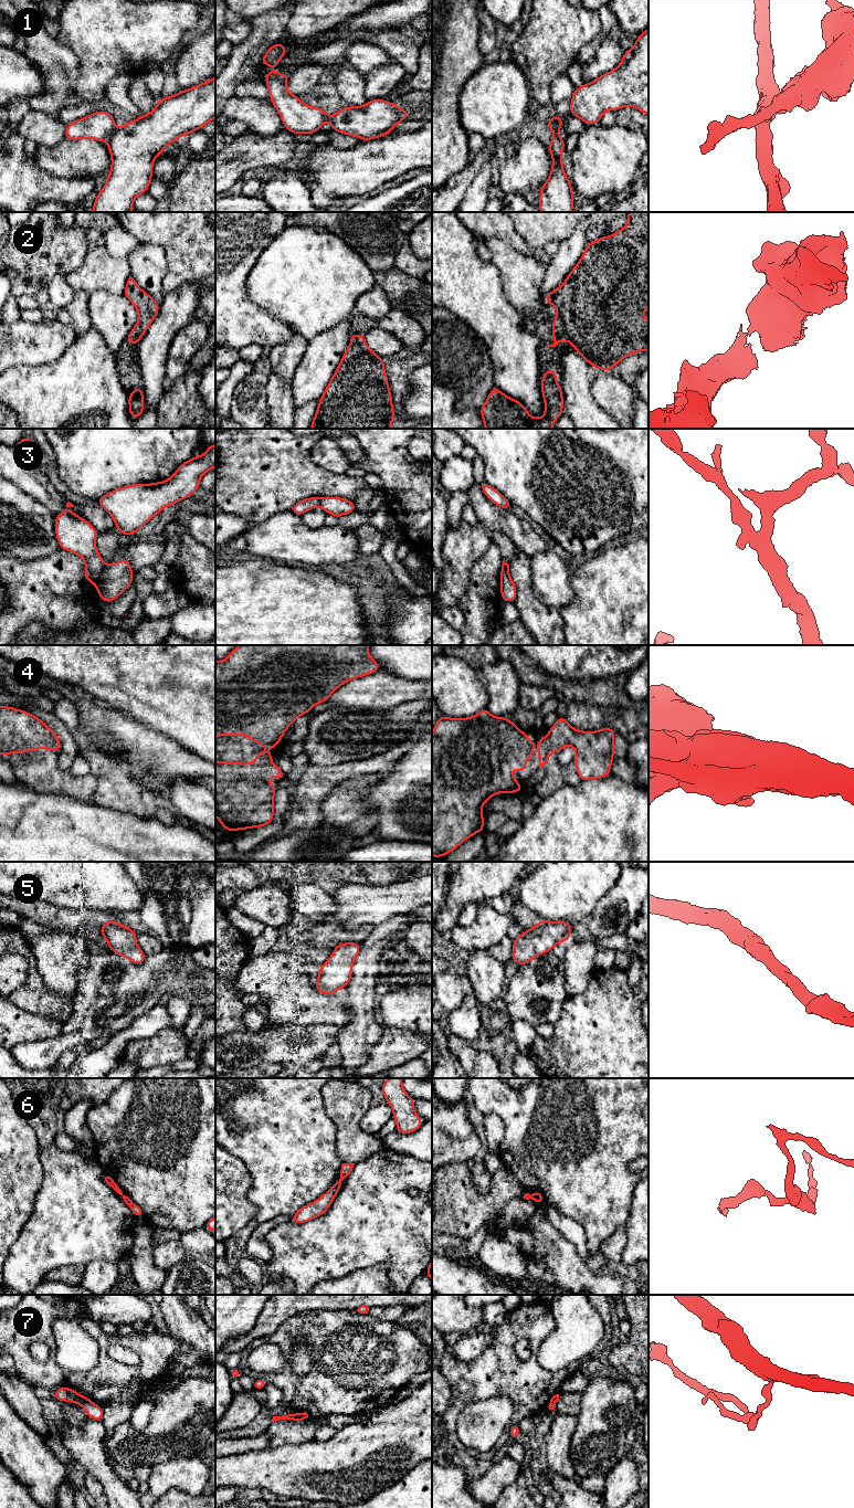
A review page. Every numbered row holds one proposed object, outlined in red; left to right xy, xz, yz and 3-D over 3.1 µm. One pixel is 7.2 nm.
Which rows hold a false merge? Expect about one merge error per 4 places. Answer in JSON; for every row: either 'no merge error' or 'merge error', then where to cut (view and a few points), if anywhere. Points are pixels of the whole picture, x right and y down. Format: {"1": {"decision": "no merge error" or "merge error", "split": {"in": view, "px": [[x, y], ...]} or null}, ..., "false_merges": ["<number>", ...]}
{"1": {"decision": "merge error", "split": {"in": "xy", "px": [[115, 129], [106, 140]]}}, "2": {"decision": "no merge error", "split": null}, "3": {"decision": "merge error", "split": {"in": "xy", "px": [[105, 566], [95, 583]]}}, "4": {"decision": "no merge error", "split": null}, "5": {"decision": "no merge error", "split": null}, "6": {"decision": "merge error", "split": {"in": "xz", "px": [[339, 1179], [341, 1180]]}}, "7": {"decision": "merge error", "split": {"in": "xy", "px": [[87, 1399], [81, 1404]]}}, "false_merges": ["1", "3", "6", "7"]}

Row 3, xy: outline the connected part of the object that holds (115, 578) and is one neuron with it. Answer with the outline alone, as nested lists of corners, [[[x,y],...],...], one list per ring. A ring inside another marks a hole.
[[[124,558],[104,567],[101,578],[95,583],[96,591],[107,604],[126,591],[133,582],[133,579],[131,565]]]

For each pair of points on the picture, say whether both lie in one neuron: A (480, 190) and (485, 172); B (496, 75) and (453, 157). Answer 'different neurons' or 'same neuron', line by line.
A: same neuron
B: different neurons

